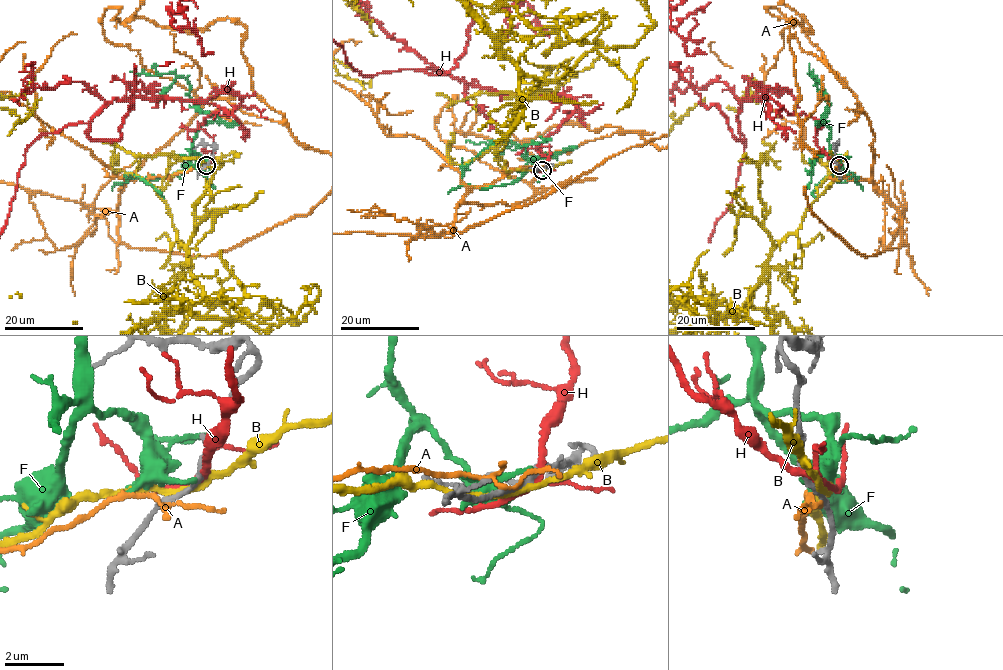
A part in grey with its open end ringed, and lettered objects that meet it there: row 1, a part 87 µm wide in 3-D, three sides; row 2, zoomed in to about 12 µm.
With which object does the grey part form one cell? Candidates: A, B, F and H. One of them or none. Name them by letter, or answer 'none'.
none

